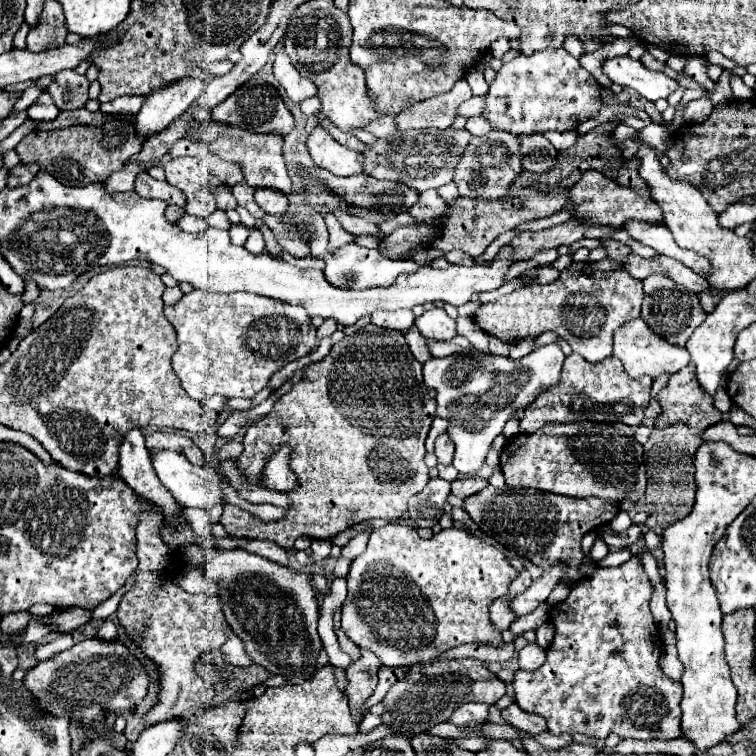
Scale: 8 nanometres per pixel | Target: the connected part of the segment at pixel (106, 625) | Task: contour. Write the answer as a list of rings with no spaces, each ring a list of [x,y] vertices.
[[[108,618],[108,620],[104,620],[102,626],[98,628],[96,636],[98,636],[98,638],[104,638],[104,640],[112,640],[112,638],[118,636],[118,626]]]

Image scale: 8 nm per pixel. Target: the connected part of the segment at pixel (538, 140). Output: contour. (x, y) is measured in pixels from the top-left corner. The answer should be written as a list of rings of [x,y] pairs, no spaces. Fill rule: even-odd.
[[[542,134],[520,136],[520,164],[528,172],[546,172],[554,166],[558,150]]]

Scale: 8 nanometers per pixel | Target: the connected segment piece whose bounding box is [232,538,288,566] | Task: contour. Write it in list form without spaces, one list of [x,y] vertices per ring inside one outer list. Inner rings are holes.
[[[232,538],[232,540],[238,544],[238,548],[244,548],[252,554],[260,554],[280,566],[288,566],[288,552],[282,546],[274,544],[272,540],[240,540],[240,538]]]

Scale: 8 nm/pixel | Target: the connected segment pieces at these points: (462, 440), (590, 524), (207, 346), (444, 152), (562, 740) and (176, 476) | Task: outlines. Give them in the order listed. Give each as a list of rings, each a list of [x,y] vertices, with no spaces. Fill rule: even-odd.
[[[558,342],[544,344],[528,356],[512,360],[508,356],[446,356],[430,358],[424,364],[424,382],[438,392],[436,416],[448,420],[448,436],[456,444],[454,468],[462,476],[476,476],[484,466],[492,440],[502,432],[514,410],[526,408],[544,390],[558,382],[564,352]]]
[[[486,486],[478,494],[464,500],[464,510],[472,516],[482,532],[540,568],[550,568],[560,560],[568,560],[570,578],[576,582],[582,578],[578,570],[584,558],[580,548],[582,536],[610,524],[610,520],[618,514],[618,504],[600,500],[598,496],[590,496],[588,500],[572,500],[570,496],[556,496],[540,490],[498,490],[494,486]]]
[[[180,284],[184,294],[176,304],[164,306],[164,316],[178,332],[178,352],[172,368],[182,388],[194,400],[220,394],[224,398],[254,398],[288,362],[310,354],[316,348],[316,328],[300,306],[280,304],[248,292],[212,294]]]
[[[426,128],[426,130],[398,132],[388,138],[378,138],[374,146],[366,148],[364,172],[374,178],[402,182],[410,188],[416,188],[418,192],[438,190],[440,186],[452,180],[452,170],[460,162],[460,156],[468,142],[470,142],[470,134],[466,130]]]
[[[542,732],[542,734],[536,734],[532,736],[540,746],[544,748],[564,748],[566,744],[572,742],[572,736],[570,734],[560,734],[560,736],[554,736],[550,732]]]
[[[160,450],[160,452],[150,452],[152,458],[152,468],[158,476],[158,480],[164,484],[164,488],[178,500],[180,506],[192,506],[192,508],[210,508],[212,504],[220,502],[224,504],[226,500],[220,494],[220,476],[206,466],[194,466],[184,454]]]

